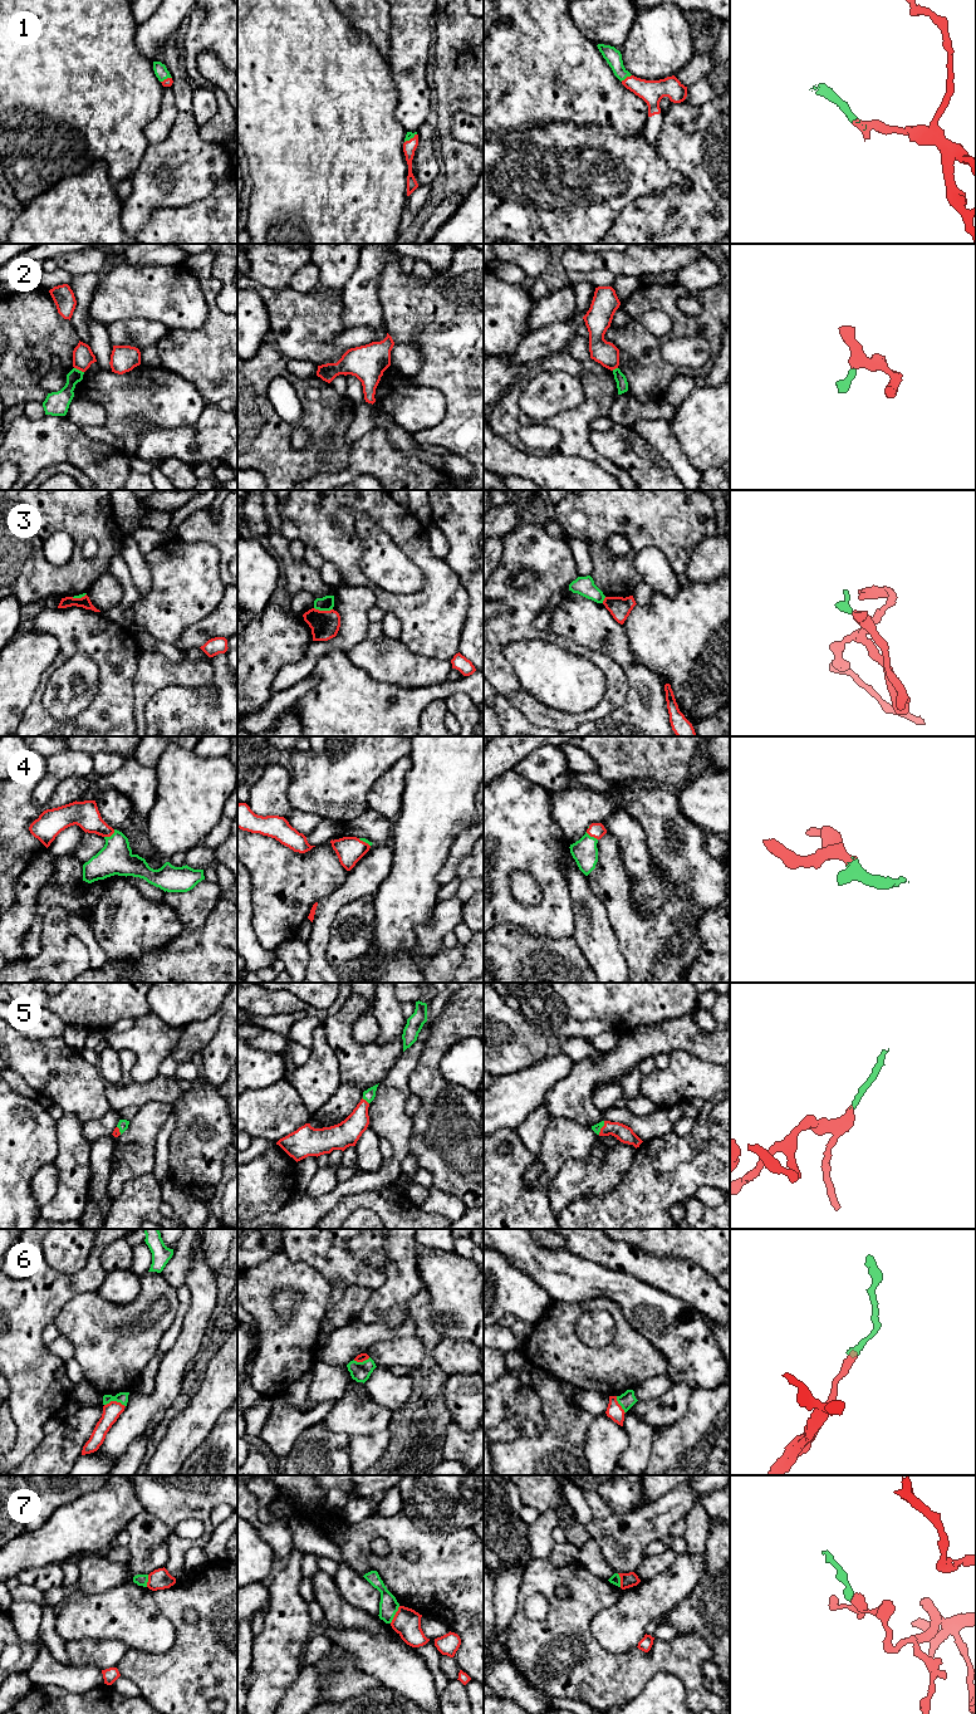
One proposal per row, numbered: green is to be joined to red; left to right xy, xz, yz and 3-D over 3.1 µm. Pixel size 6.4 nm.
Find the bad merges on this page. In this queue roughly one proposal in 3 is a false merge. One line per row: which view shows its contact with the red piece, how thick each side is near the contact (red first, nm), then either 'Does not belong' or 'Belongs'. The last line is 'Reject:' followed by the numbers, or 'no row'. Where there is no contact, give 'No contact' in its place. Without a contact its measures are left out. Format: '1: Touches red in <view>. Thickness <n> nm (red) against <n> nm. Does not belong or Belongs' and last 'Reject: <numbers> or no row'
1: Touches red in yz. Thickness 150 nm (red) against 110 nm. Belongs
2: Touches red in xy. Thickness 140 nm (red) against 140 nm. Does not belong
3: Touches red in xz. Thickness 180 nm (red) against 90 nm. Does not belong
4: Touches red in xy. Thickness 170 nm (red) against 220 nm. Belongs
5: Touches red in yz. Thickness 110 nm (red) against 50 nm. Belongs
6: Touches red in xy. Thickness 110 nm (red) against 70 nm. Belongs
7: Touches red in xz. Thickness 180 nm (red) against 120 nm. Does not belong
Reject: 2, 3, 7

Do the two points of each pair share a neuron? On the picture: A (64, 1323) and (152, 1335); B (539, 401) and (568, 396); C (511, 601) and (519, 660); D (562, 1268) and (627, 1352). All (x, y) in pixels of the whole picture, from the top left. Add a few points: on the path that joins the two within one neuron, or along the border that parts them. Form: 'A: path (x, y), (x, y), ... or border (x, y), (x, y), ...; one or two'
A: path (86, 1323), (104, 1341), (131, 1341); one
B: path (547, 396), (560, 396); one
C: border (547, 642), (539, 640), (513, 641), (501, 651); two
D: border (558, 1299), (577, 1302), (608, 1297), (616, 1302); two

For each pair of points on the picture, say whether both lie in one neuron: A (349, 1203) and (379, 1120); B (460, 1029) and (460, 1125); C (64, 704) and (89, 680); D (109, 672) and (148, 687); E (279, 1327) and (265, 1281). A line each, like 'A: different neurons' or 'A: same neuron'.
A: different neurons
B: same neuron
C: same neuron
D: different neurons
E: same neuron

